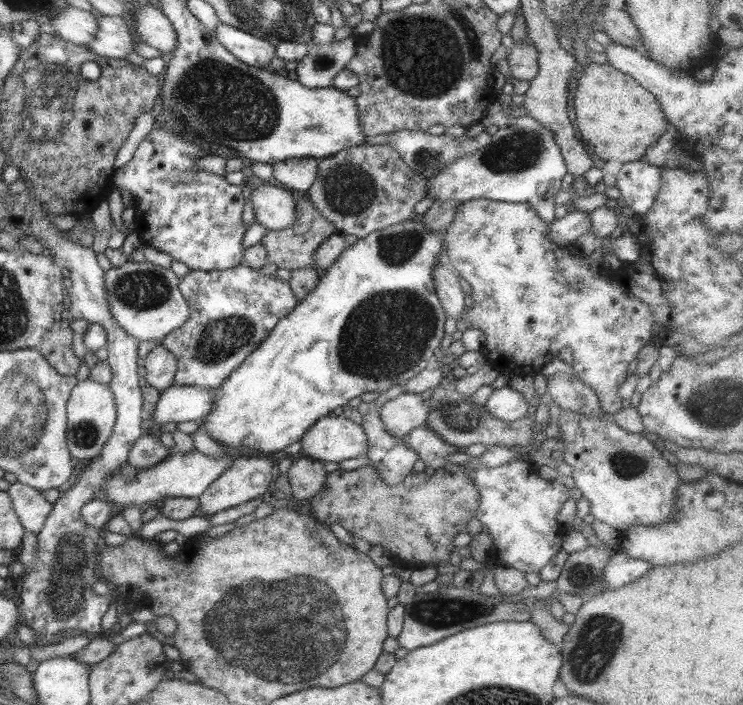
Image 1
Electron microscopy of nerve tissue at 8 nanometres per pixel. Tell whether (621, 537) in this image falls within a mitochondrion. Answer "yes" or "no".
no

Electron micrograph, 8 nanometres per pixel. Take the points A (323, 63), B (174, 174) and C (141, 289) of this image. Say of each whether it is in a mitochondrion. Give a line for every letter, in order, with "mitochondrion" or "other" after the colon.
A: mitochondrion
B: other
C: mitochondrion

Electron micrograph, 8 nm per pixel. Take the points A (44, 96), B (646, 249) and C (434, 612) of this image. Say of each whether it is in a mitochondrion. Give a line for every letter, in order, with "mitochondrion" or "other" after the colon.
A: mitochondrion
B: other
C: mitochondrion

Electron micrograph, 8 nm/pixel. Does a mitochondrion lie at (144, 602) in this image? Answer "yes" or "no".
no

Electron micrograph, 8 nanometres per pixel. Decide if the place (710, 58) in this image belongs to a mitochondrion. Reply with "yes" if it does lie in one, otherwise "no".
no

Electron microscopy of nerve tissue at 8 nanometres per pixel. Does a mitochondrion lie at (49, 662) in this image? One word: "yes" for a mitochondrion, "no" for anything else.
no

